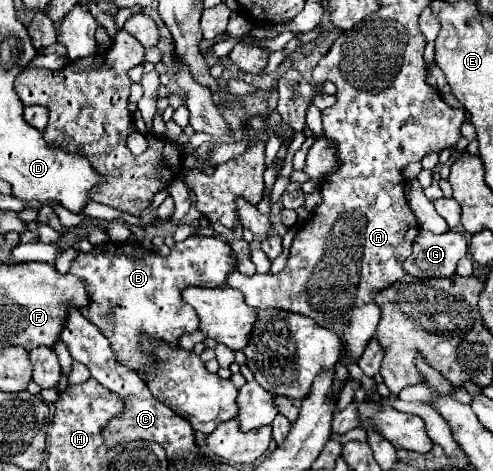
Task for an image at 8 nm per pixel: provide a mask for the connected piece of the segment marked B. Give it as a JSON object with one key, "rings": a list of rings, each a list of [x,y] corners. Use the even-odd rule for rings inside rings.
{"rings":[[[194,236],[186,238],[182,244],[174,244],[168,256],[158,256],[154,250],[144,250],[138,244],[128,242],[106,242],[102,246],[94,246],[92,252],[78,252],[70,274],[84,280],[92,300],[92,304],[80,308],[80,312],[104,332],[122,364],[142,372],[154,356],[150,352],[142,352],[138,336],[144,332],[168,342],[170,346],[178,346],[178,338],[182,334],[194,332],[198,328],[198,316],[180,294],[188,286],[222,286],[230,268],[236,266],[230,252],[228,242],[206,236]],[[110,308],[114,308],[114,314],[108,314]]]}

